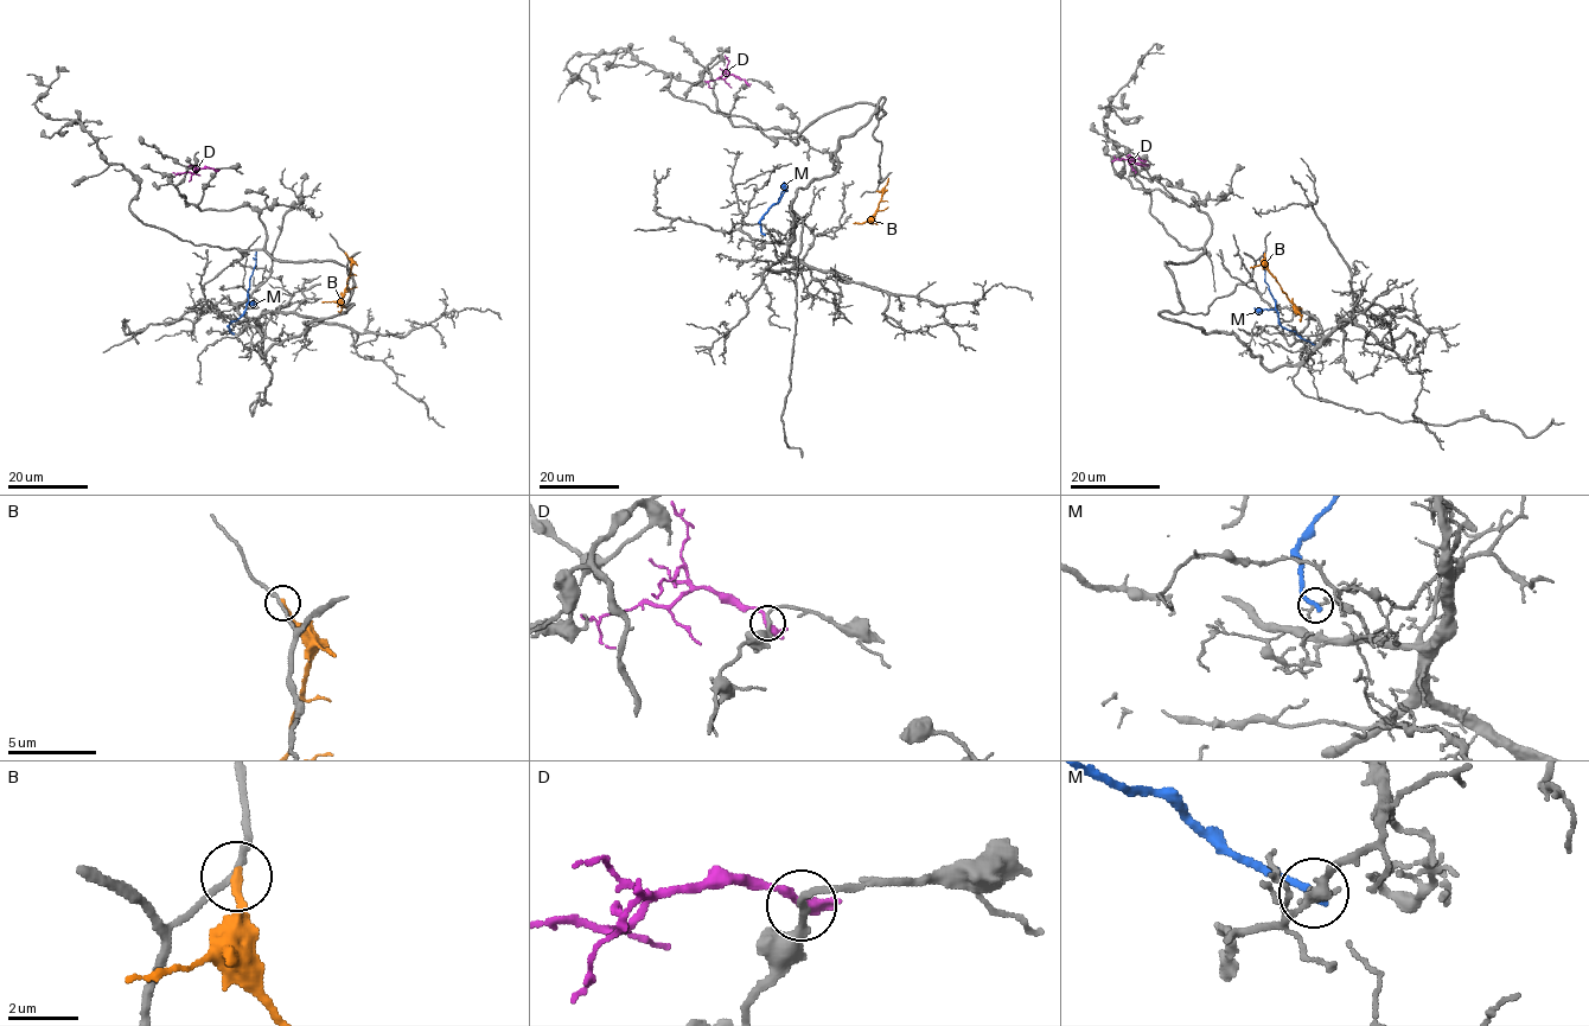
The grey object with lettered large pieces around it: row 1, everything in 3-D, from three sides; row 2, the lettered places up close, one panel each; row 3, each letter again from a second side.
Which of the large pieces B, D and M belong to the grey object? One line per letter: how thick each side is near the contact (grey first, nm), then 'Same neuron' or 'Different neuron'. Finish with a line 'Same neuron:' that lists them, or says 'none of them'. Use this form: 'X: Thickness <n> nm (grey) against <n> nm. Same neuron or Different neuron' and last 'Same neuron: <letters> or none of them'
B: Thickness 170 nm (grey) against 260 nm. Different neuron
D: Thickness 190 nm (grey) against 400 nm. Different neuron
M: Thickness 160 nm (grey) against 280 nm. Different neuron
Same neuron: none of them

